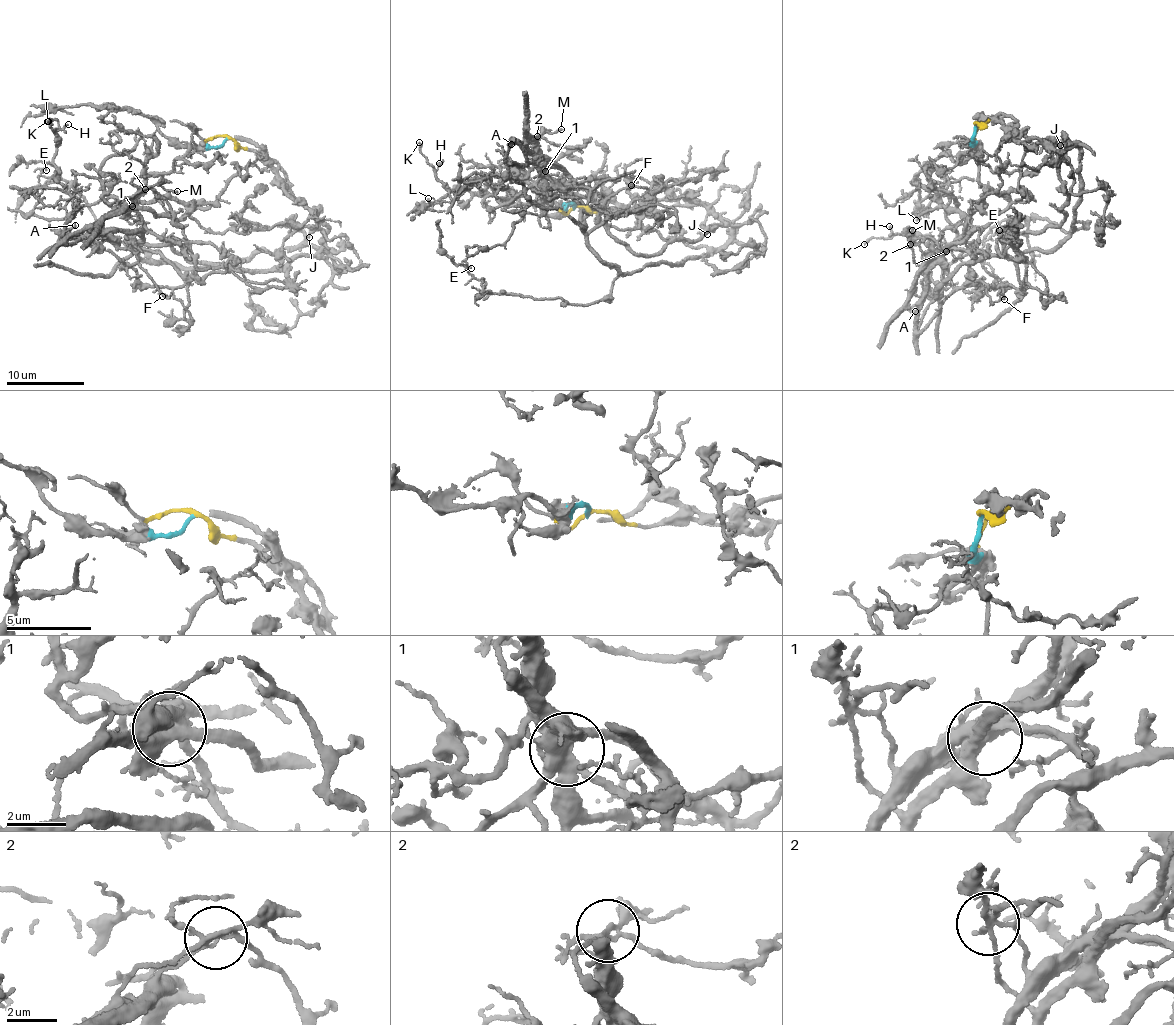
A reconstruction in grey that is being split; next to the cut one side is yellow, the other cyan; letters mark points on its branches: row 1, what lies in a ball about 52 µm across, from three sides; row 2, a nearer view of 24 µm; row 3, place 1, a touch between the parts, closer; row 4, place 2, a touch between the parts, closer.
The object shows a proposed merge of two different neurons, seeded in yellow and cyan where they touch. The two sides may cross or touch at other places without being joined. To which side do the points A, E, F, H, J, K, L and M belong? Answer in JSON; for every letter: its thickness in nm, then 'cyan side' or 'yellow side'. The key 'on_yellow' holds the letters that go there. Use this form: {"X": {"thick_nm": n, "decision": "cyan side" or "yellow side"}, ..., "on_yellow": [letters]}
{"A": {"thick_nm": 130, "decision": "yellow side"}, "E": {"thick_nm": 100, "decision": "yellow side"}, "F": {"thick_nm": 90, "decision": "yellow side"}, "H": {"thick_nm": 90, "decision": "yellow side"}, "J": {"thick_nm": 220, "decision": "yellow side"}, "K": {"thick_nm": 150, "decision": "yellow side"}, "L": {"thick_nm": 150, "decision": "yellow side"}, "M": {"thick_nm": 130, "decision": "yellow side"}, "on_yellow": ["A", "E", "F", "H", "J", "K", "L", "M"]}

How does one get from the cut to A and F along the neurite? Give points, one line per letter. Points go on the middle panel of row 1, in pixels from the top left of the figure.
A: (573, 207), (700, 203), (655, 184), (622, 230), (511, 144)
F: (573, 207), (700, 203), (655, 184), (622, 230), (513, 143), (565, 188), (630, 186)

